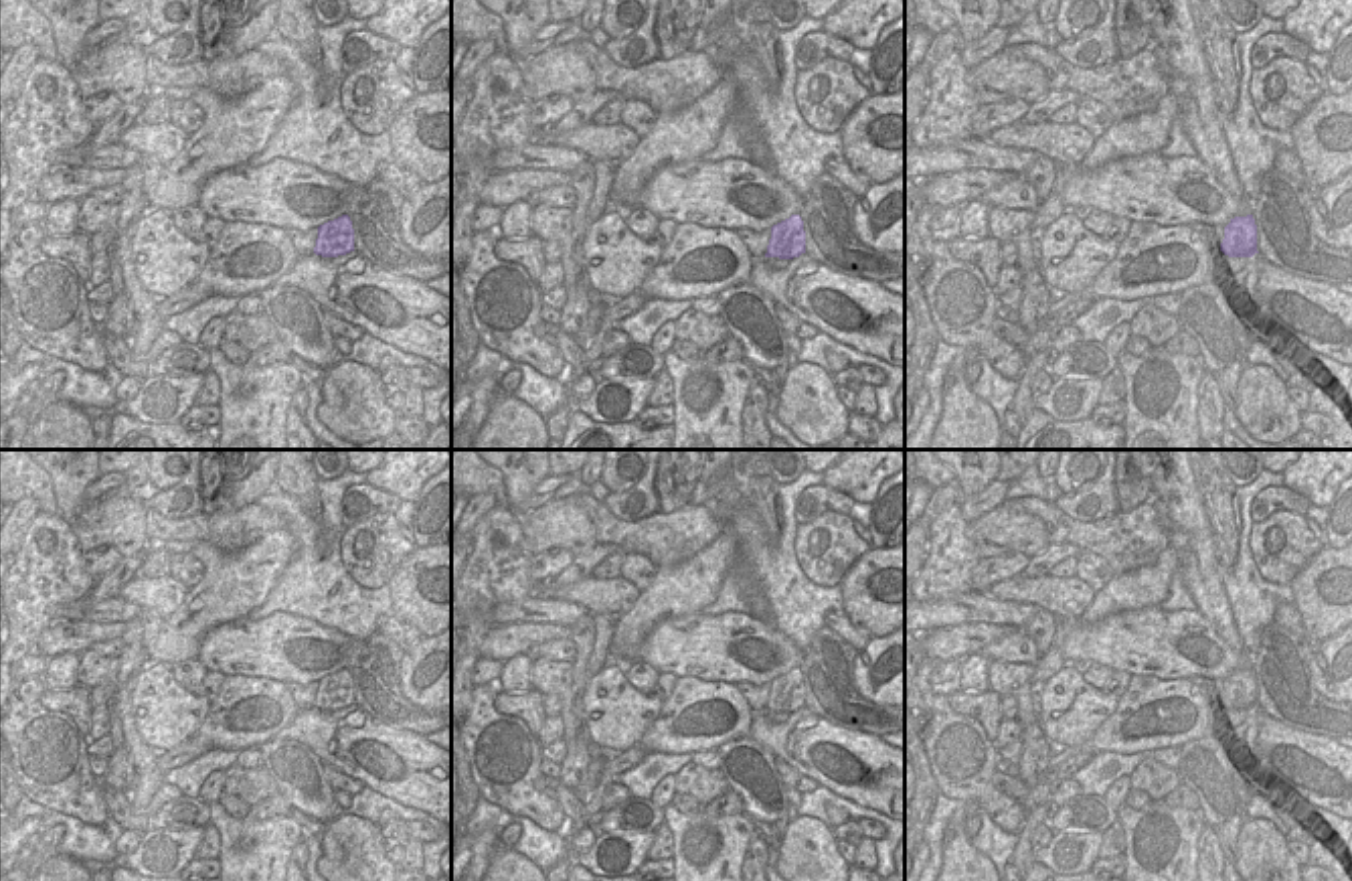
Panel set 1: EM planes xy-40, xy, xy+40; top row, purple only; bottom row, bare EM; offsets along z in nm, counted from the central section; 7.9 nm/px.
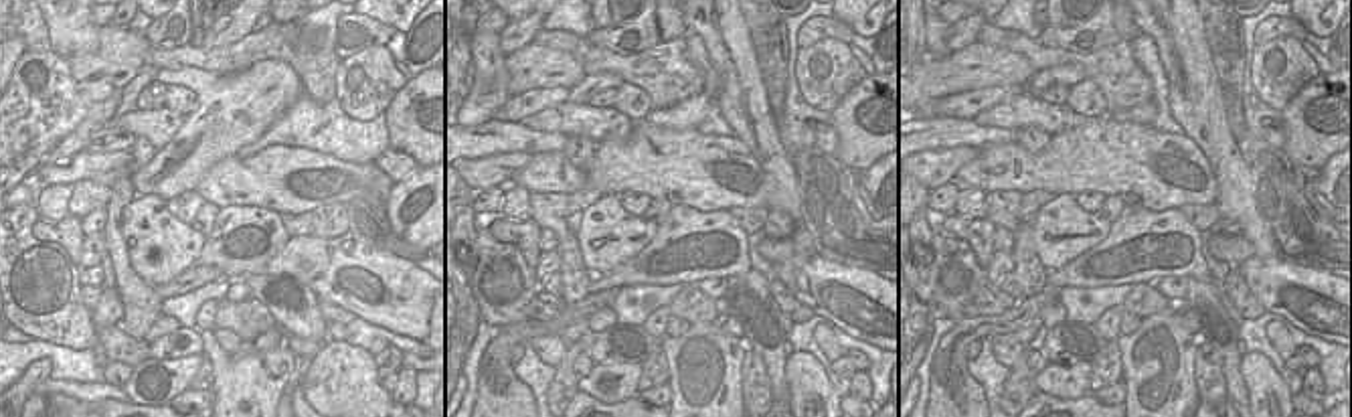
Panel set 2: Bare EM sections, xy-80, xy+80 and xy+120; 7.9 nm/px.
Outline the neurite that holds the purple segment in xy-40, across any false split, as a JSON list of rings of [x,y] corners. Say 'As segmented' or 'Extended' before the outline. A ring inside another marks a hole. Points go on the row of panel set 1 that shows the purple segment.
As segmented. [[[348,215],[318,227],[314,253],[322,257],[338,257],[354,251],[354,229]]]

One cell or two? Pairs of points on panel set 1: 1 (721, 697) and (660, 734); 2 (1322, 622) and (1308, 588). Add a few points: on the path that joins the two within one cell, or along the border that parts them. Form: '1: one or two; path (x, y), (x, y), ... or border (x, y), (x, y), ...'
1: one; path (707, 701), (701, 701), (674, 728)
2: one; path (1322, 614), (1322, 602), (1316, 596)

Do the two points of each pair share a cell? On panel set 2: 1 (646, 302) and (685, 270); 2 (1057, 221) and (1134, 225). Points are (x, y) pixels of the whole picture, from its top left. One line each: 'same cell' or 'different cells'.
1: different cells
2: different cells

